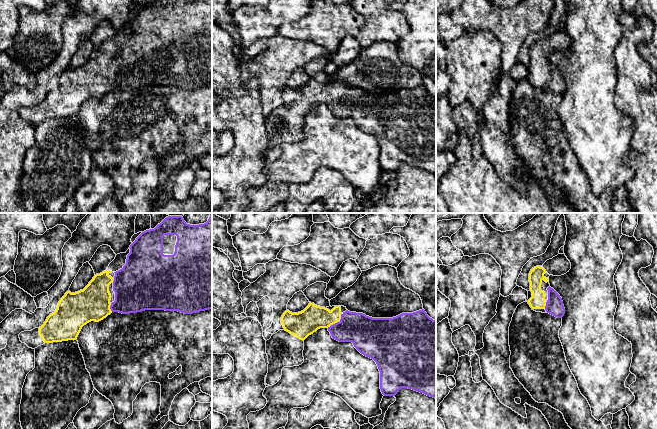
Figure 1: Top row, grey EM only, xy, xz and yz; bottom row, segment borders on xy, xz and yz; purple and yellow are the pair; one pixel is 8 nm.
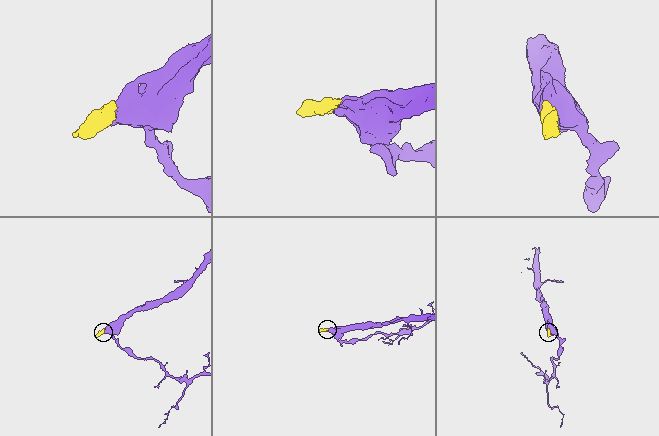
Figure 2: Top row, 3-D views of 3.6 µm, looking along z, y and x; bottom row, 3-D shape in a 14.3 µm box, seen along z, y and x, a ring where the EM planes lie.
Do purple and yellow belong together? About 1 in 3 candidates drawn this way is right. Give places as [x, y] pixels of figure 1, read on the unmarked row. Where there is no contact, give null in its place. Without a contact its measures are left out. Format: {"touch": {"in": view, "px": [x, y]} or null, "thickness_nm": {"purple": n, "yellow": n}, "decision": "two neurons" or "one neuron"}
{"touch": {"in": "xz", "px": [333, 100]}, "thickness_nm": {"purple": 260, "yellow": 200}, "decision": "one neuron"}

